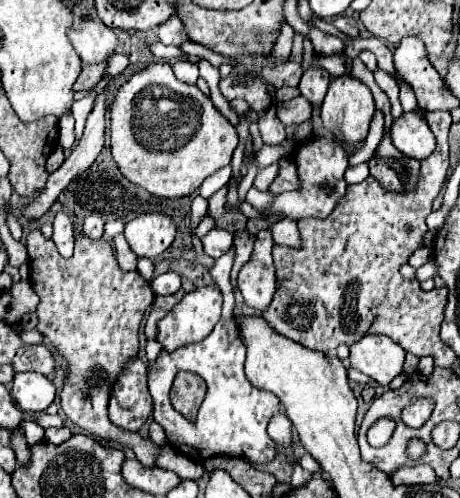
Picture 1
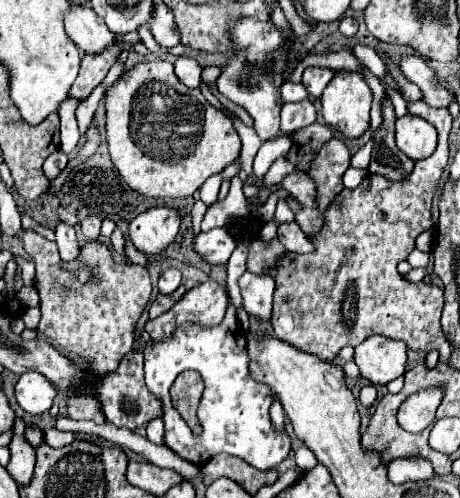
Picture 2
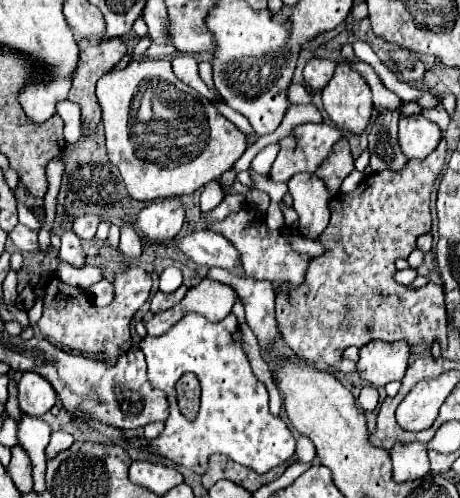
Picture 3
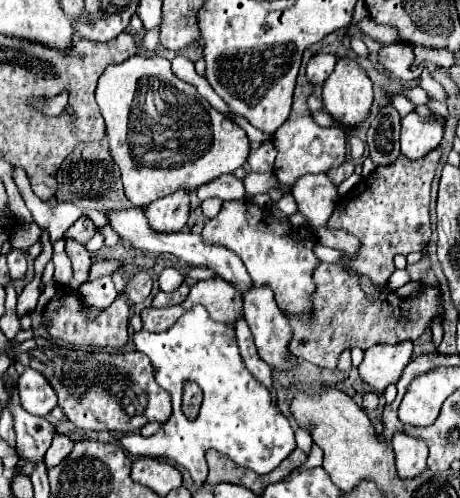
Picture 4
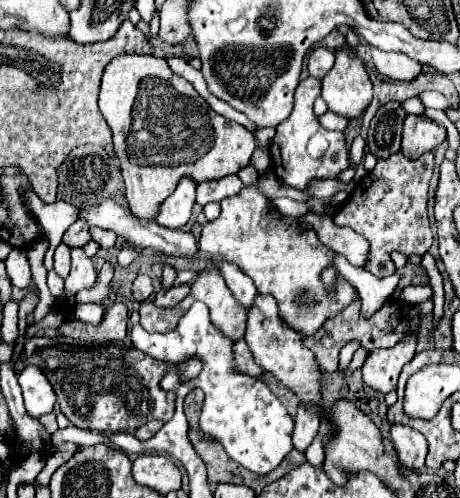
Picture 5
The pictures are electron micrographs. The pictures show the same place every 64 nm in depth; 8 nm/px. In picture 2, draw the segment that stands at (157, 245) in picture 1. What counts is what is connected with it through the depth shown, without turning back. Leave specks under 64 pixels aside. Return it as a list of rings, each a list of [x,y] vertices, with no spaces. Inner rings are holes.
[[[168,206],[150,208],[128,224],[132,244],[146,256],[156,256],[166,250],[174,242],[178,228],[180,216]]]

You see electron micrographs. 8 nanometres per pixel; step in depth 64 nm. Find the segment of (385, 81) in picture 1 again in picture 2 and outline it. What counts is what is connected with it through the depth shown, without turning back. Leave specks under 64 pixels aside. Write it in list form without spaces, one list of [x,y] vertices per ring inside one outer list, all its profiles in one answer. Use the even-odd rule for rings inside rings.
[[[382,82],[382,86],[384,86],[384,90],[388,92],[388,98],[392,100],[392,104],[394,104],[394,110],[396,110],[396,116],[400,118],[400,116],[404,116],[406,114],[406,100],[404,100],[404,96],[400,94],[400,92],[396,92],[394,88],[390,88],[386,82]]]

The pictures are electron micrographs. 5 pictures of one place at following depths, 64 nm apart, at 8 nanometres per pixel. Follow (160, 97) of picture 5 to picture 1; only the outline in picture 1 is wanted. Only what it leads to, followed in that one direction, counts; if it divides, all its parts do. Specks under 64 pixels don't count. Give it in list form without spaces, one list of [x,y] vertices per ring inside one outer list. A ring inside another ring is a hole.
[[[152,64],[136,72],[116,94],[112,104],[112,156],[124,176],[160,198],[182,198],[200,188],[202,180],[228,166],[238,144],[234,126],[214,108],[212,100],[194,84],[176,80],[170,64]]]

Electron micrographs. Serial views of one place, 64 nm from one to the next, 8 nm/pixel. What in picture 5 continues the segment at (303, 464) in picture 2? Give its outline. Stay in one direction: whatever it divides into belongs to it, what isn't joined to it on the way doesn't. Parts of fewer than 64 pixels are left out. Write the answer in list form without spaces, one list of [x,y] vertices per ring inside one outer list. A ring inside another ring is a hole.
[[[298,408],[298,412],[296,412],[296,428],[294,428],[294,434],[292,434],[294,448],[304,452],[312,444],[312,440],[316,438],[318,426],[320,426],[320,418],[318,418],[316,412]]]

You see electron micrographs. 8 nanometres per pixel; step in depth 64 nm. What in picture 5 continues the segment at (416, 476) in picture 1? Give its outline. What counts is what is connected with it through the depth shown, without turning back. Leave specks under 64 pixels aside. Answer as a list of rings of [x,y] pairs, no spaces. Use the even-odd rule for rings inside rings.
[[[392,424],[390,434],[392,434],[394,448],[398,452],[400,466],[406,470],[424,468],[424,460],[428,454],[426,438],[420,432],[416,432],[408,426],[402,426],[402,424]]]

